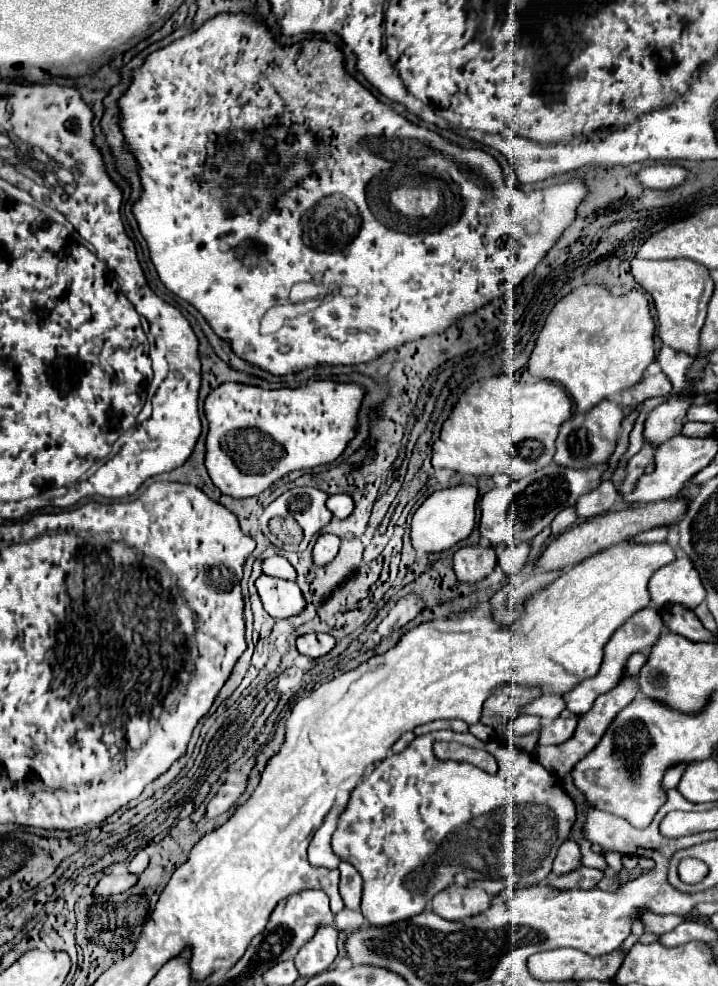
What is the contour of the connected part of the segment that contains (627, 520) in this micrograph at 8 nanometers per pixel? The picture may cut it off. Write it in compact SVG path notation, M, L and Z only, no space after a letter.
M672 497L666 501L656 501L644 507L634 507L634 509L624 509L624 511L608 511L604 515L598 515L588 521L574 523L568 531L558 535L538 557L536 561L536 571L552 571L552 569L564 569L580 563L586 557L596 555L598 551L604 551L620 541L626 541L642 531L654 529L654 527L668 527L672 523L678 523L678 519L684 515L688 509L688 499L686 497Z

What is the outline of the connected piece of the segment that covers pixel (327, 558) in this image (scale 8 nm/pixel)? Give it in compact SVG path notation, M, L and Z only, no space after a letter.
M320 535L314 545L312 559L318 563L318 567L324 567L336 557L338 547L340 547L340 539L336 535Z

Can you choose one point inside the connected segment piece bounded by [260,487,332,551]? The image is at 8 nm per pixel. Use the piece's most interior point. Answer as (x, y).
(306, 504)

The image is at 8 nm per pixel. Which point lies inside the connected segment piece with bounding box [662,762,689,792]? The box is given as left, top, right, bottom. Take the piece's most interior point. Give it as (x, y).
(672, 776)

